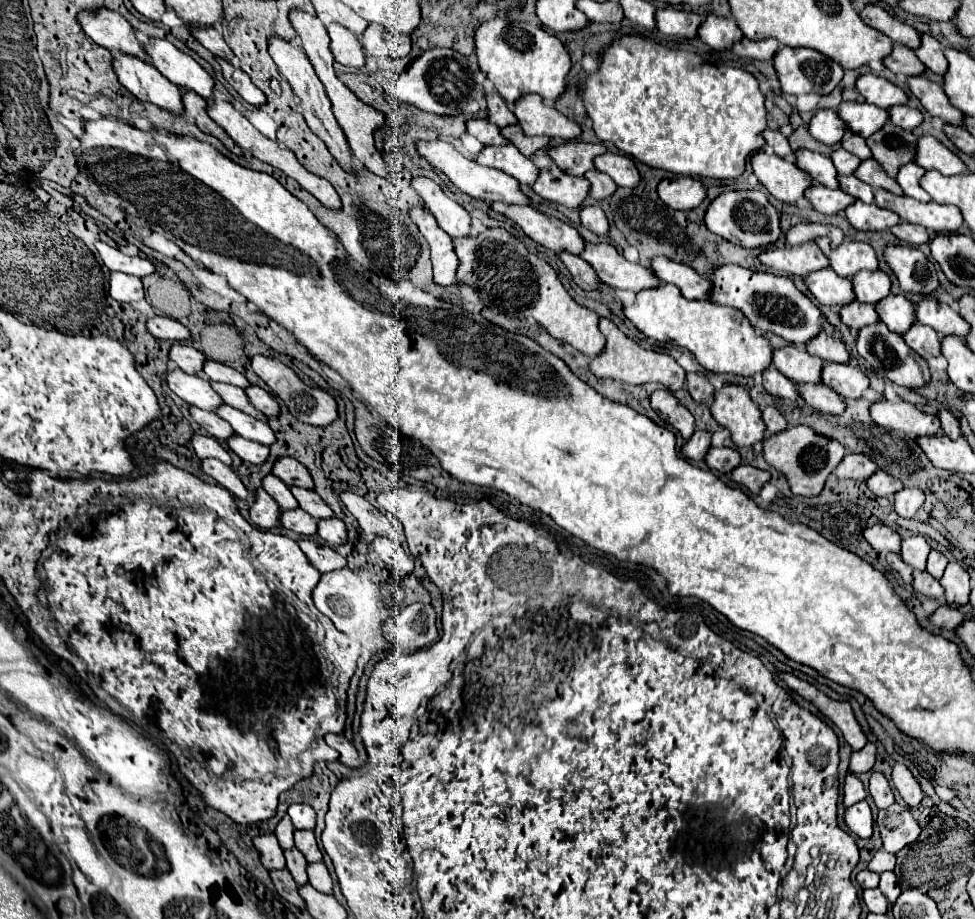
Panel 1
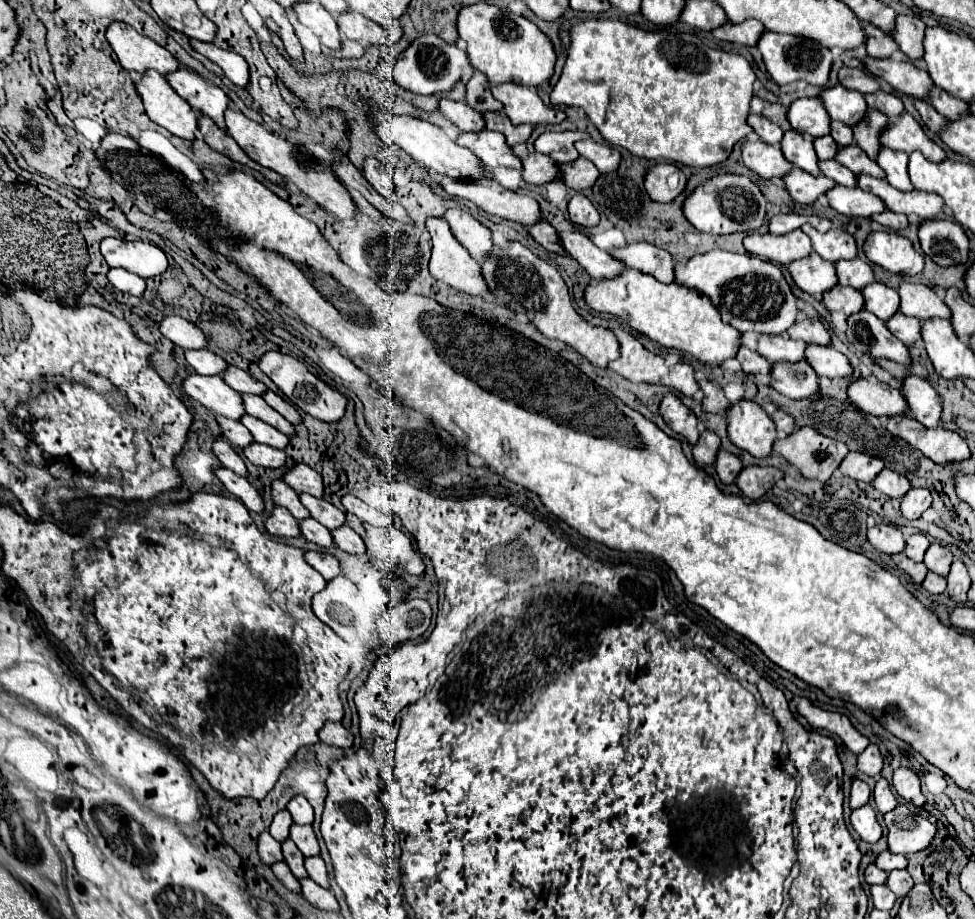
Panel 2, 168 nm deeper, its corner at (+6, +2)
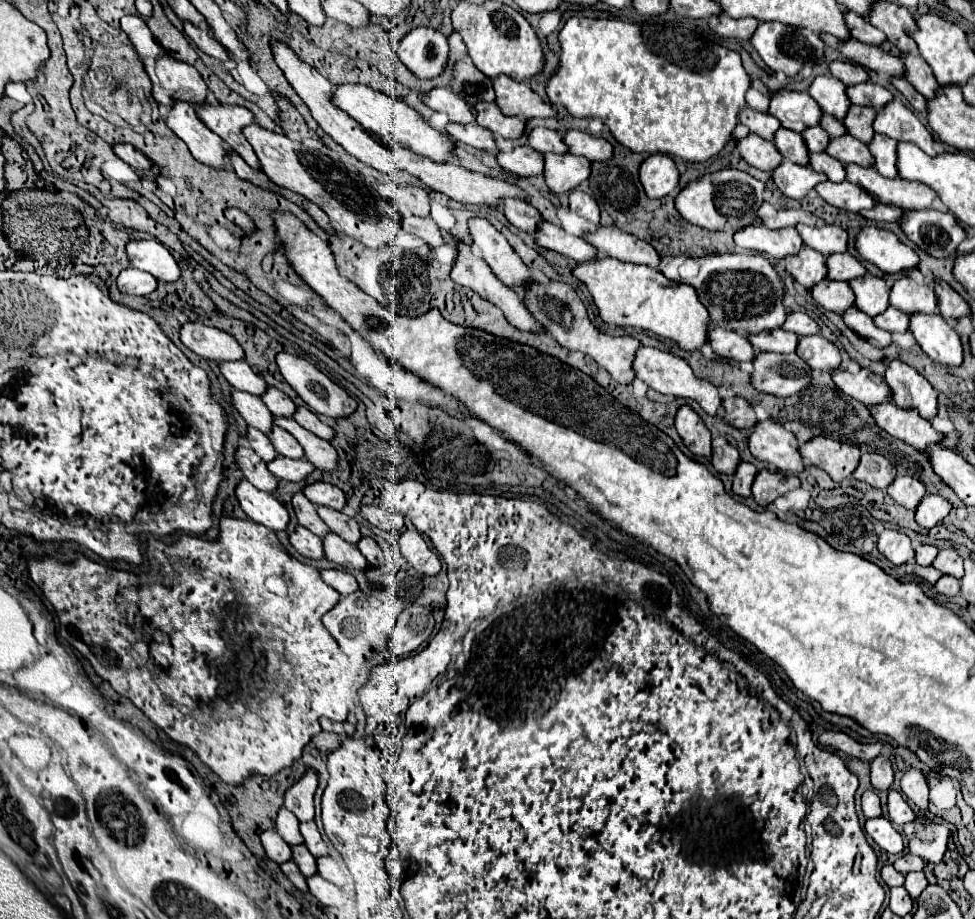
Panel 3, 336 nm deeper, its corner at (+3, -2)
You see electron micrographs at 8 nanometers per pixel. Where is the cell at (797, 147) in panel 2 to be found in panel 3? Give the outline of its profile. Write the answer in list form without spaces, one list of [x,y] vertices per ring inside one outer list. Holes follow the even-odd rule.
[[[781,127],[775,135],[775,145],[777,145],[779,153],[783,155],[783,159],[803,165],[803,167],[809,167],[809,149],[807,149],[803,137],[797,135],[795,131]]]

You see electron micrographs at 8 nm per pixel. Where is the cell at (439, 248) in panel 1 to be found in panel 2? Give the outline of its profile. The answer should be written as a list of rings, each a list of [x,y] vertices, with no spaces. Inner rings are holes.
[[[430,217],[426,221],[426,227],[432,235],[432,259],[430,259],[430,273],[432,277],[436,277],[438,281],[462,291],[462,293],[468,293],[468,295],[478,295],[478,297],[486,297],[490,293],[490,289],[486,287],[486,281],[482,279],[482,269],[480,265],[470,257],[470,253],[458,243],[458,239],[454,239],[452,231],[450,231],[450,225],[446,223],[446,219],[434,219]]]

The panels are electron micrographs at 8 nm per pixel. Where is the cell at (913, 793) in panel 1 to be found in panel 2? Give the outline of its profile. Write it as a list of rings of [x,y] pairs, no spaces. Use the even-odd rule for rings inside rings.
[[[906,767],[896,769],[892,785],[898,791],[898,795],[902,799],[906,799],[908,803],[912,803],[916,807],[922,807],[926,803],[926,797],[920,791],[920,779],[918,779],[918,775],[914,771],[910,771]]]

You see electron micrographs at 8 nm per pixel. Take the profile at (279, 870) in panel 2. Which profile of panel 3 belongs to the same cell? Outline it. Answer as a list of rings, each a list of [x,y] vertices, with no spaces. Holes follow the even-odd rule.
[[[287,861],[287,863],[283,863],[281,865],[281,871],[283,871],[283,875],[299,889],[299,891],[307,891],[307,883],[305,883],[305,877],[301,875],[301,871],[299,871],[299,867],[293,863],[293,861]]]

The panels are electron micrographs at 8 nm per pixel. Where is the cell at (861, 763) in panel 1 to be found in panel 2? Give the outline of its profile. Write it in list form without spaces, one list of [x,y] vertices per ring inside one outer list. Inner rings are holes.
[[[870,743],[860,755],[858,755],[858,769],[870,777],[880,777],[882,771],[882,755],[874,743]]]

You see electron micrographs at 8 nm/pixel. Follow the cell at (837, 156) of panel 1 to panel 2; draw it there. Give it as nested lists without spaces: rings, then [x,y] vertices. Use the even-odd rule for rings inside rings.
[[[824,135],[824,137],[814,139],[814,149],[816,149],[818,159],[834,159],[838,145],[834,143],[834,139],[830,139],[830,135]]]

